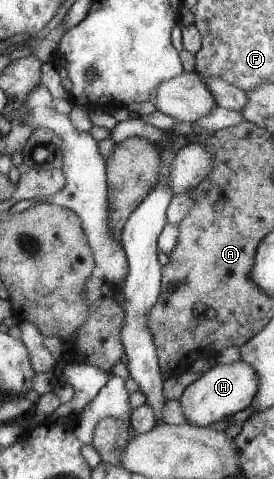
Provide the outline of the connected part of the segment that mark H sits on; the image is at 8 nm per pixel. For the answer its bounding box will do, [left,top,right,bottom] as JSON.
[177,360,257,426]

